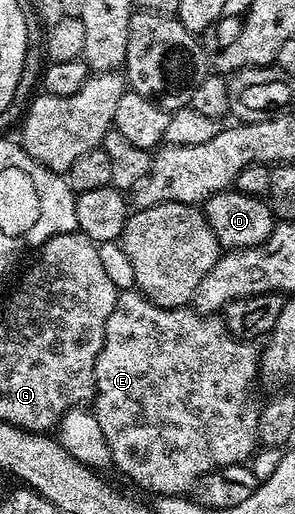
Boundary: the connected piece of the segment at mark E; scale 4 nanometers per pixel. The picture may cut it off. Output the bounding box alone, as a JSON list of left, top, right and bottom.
[94,288,262,496]

